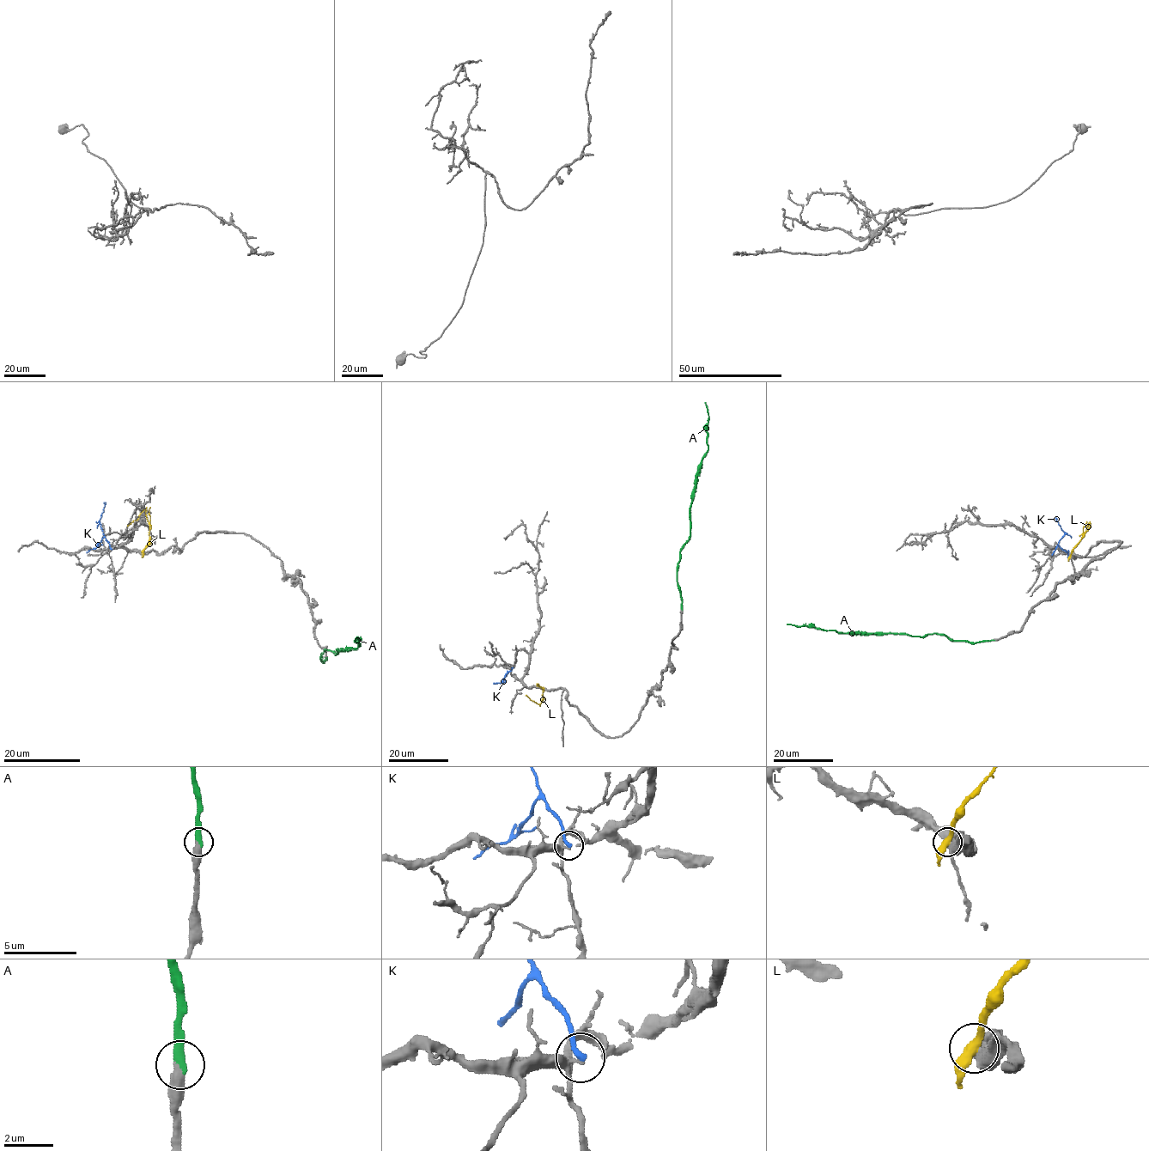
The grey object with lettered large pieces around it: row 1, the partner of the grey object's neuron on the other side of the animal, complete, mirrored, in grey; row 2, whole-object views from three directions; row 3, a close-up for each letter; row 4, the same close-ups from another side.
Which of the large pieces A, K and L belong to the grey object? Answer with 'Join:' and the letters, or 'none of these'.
Join: A

